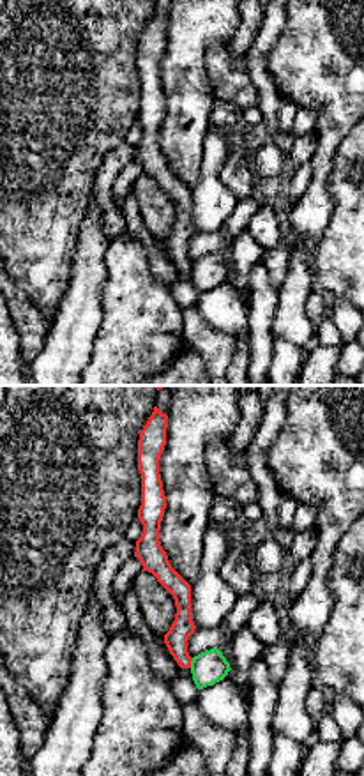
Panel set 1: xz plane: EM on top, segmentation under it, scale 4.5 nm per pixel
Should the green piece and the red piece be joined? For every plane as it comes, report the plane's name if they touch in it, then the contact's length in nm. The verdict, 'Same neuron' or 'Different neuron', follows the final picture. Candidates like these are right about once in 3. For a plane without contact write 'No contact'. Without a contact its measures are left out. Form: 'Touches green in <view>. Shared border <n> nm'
Touches green in xz. Shared border 50 nm

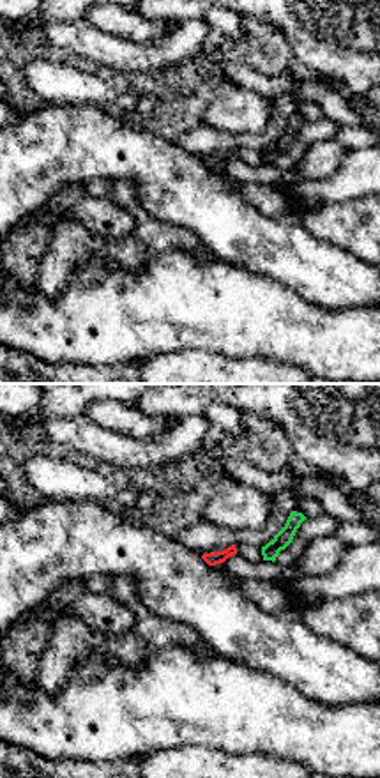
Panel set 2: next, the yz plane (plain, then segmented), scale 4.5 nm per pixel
No contact

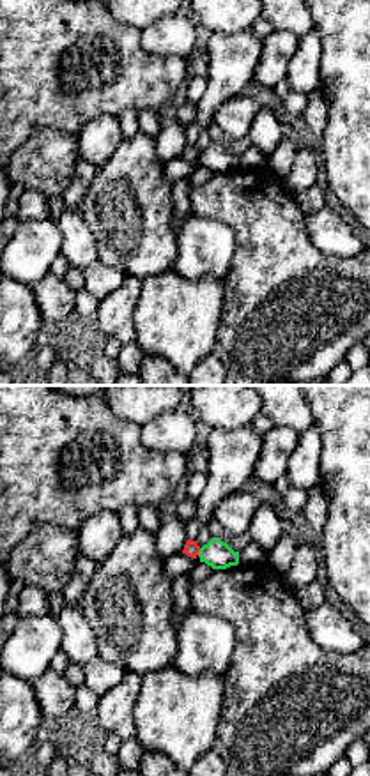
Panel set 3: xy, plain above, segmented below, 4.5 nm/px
Touches green in xy. Shared border 40 nm

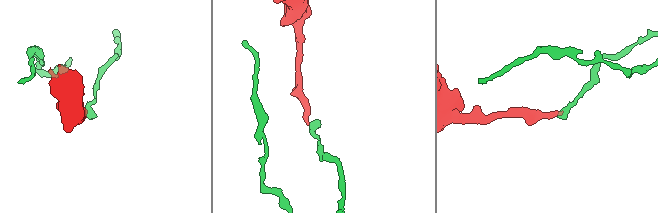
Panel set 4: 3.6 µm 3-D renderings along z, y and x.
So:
Different neuron

